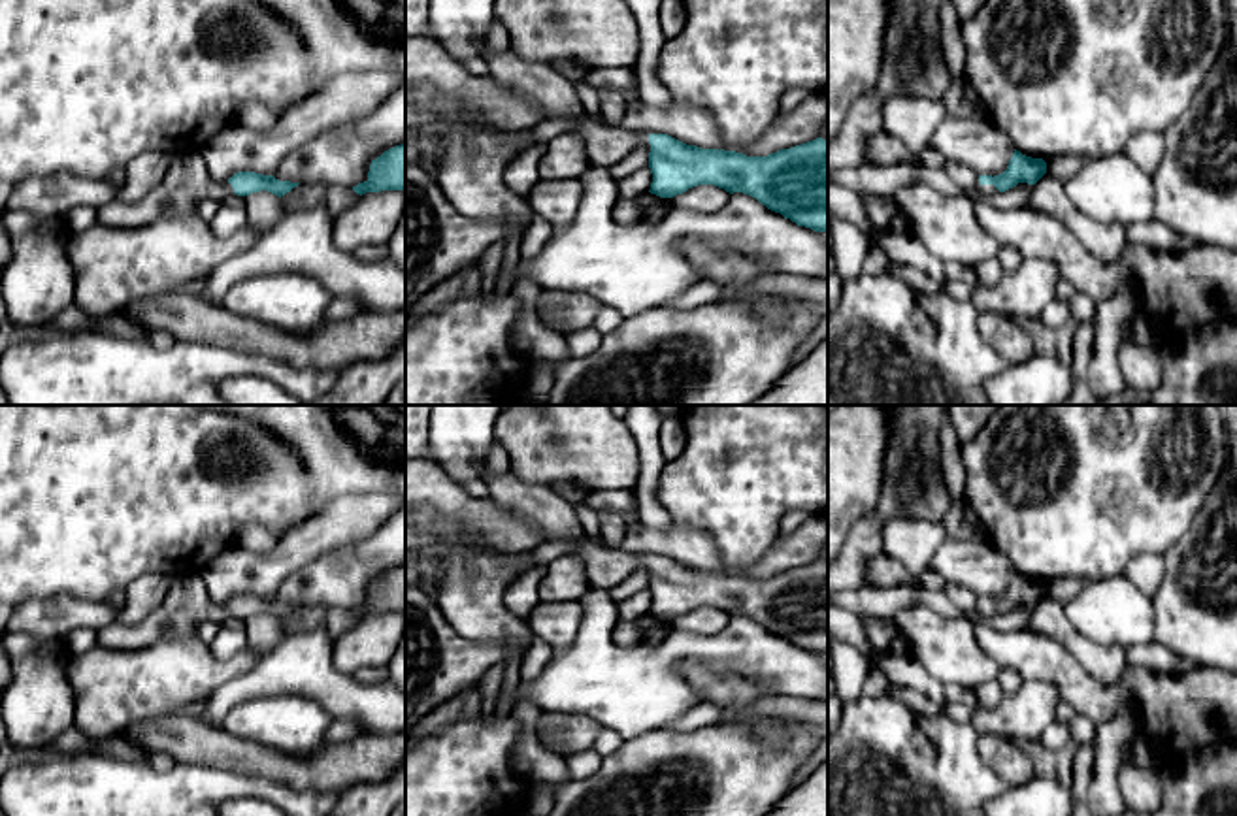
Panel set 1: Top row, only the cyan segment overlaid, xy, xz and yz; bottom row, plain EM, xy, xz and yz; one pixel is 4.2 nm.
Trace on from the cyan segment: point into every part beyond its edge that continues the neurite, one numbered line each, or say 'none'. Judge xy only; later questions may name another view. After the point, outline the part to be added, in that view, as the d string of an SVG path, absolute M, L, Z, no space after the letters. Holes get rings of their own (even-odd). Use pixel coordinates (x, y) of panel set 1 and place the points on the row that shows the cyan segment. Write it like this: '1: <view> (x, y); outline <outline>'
1: xy (187, 181); outline M200 153L172 156L164 179L141 200L111 200L100 207L98 222L107 228L140 228L170 217L196 213L206 200L224 202L234 188L228 181L209 177Z

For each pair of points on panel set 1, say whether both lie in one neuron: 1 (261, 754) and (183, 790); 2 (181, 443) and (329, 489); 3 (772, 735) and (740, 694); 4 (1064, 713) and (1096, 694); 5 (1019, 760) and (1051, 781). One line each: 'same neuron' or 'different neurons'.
1: different neurons
2: different neurons
3: same neuron
4: different neurons
5: different neurons

